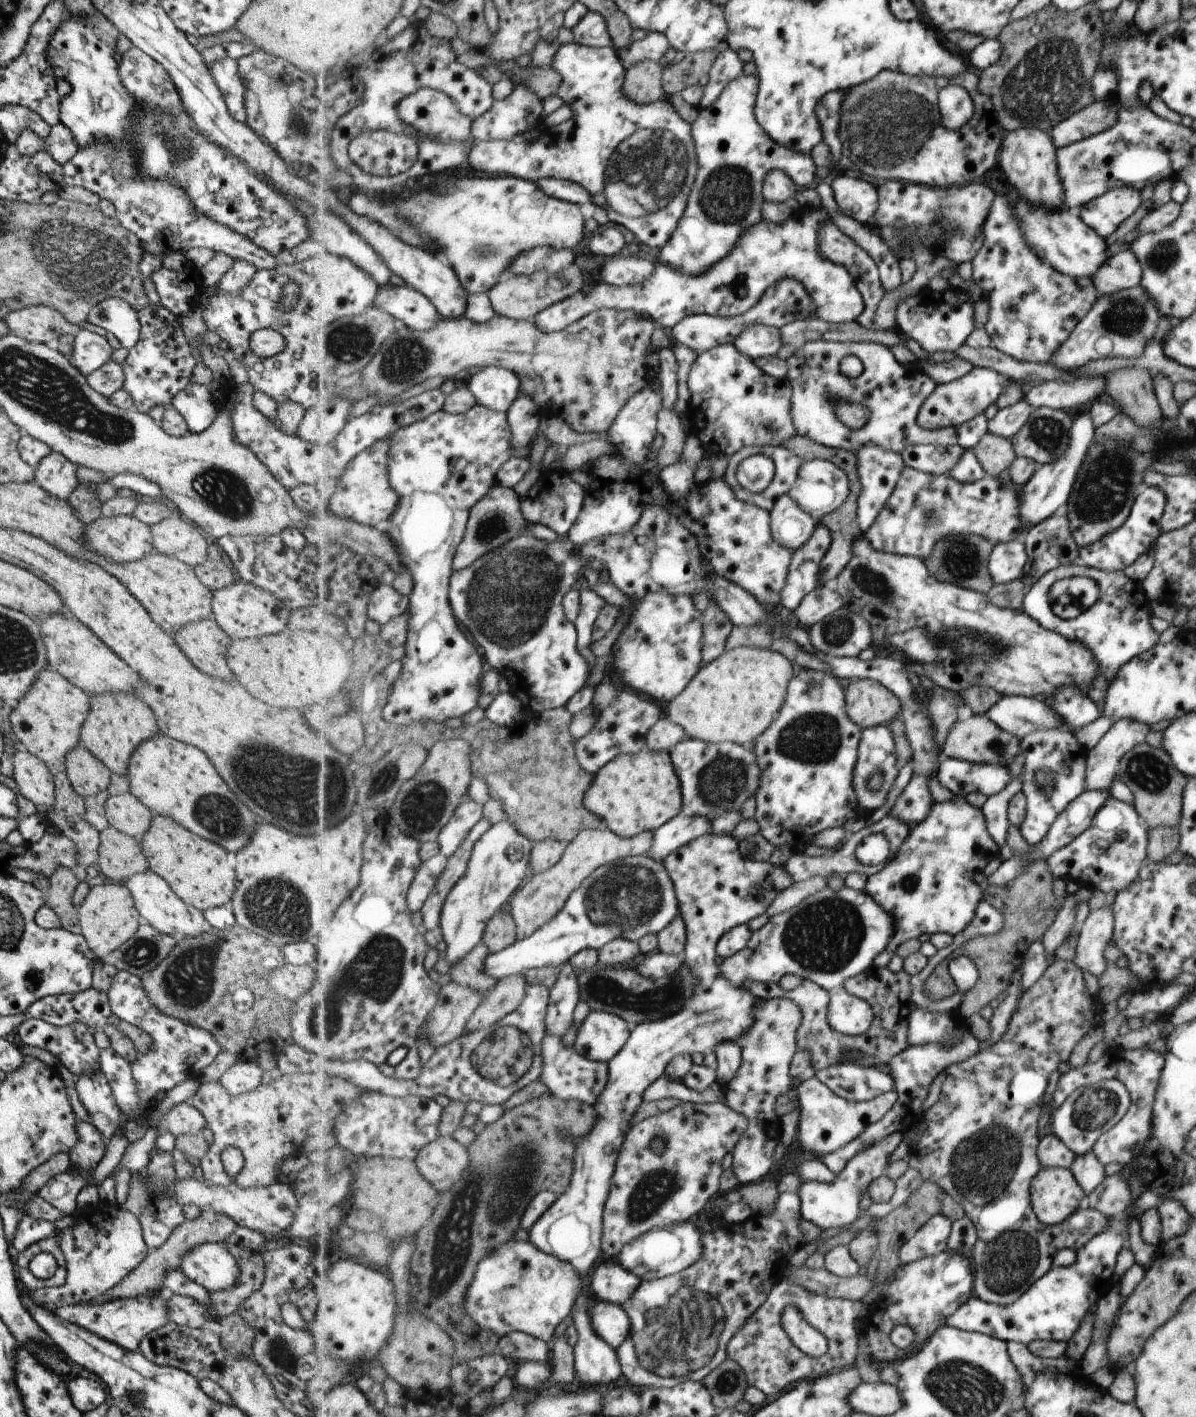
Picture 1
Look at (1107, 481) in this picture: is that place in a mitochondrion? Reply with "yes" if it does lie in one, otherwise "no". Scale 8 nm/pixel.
yes

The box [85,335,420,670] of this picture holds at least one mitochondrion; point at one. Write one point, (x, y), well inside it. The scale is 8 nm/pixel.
(223, 493)

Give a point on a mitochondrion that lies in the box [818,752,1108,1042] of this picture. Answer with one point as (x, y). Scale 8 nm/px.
(908, 883)

